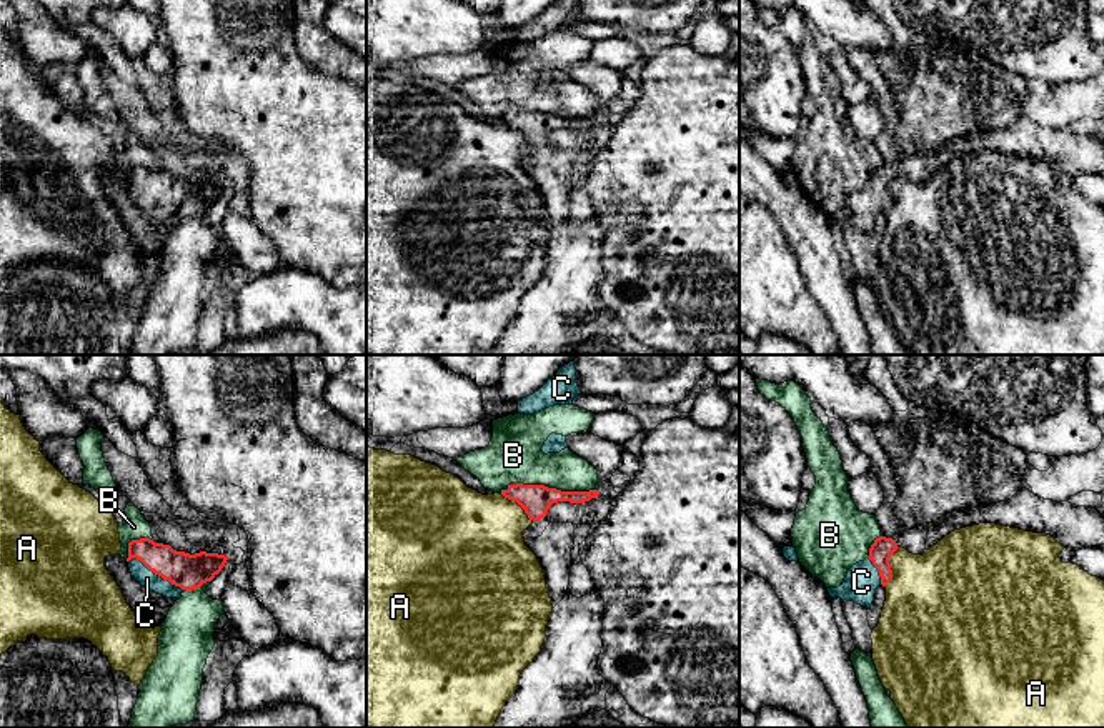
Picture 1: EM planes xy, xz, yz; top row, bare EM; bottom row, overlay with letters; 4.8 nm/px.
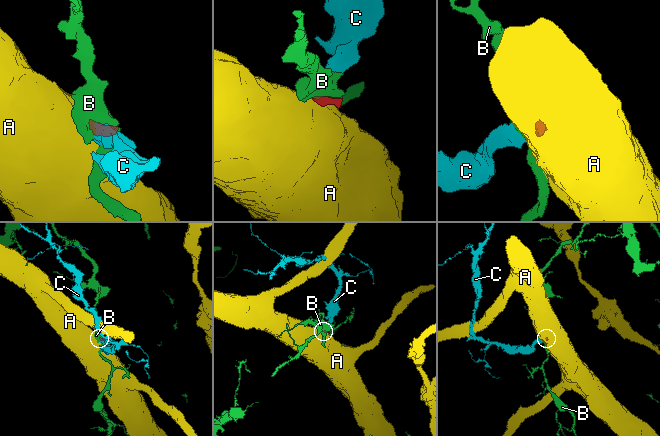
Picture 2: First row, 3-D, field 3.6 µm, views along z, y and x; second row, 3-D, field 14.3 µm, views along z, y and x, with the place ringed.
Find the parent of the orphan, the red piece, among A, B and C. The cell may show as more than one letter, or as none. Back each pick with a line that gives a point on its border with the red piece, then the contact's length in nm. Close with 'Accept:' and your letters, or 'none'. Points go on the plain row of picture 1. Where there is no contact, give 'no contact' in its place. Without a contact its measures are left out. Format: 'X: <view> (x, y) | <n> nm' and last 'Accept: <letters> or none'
C: xy (155, 200) | 300 nm
Accept: C

